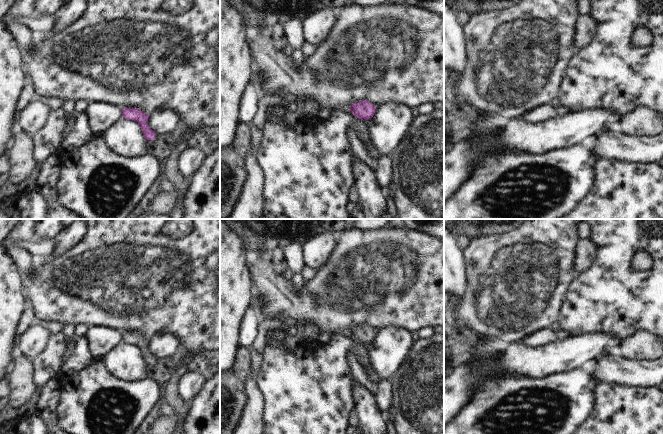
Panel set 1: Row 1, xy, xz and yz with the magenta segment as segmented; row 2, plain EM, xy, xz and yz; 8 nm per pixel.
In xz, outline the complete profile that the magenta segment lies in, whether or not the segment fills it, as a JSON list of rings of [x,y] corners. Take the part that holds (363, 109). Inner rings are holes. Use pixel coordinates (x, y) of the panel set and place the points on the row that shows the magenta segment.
[[[367,100],[354,102],[350,105],[349,111],[359,119],[370,119],[373,117],[376,110],[376,105]]]

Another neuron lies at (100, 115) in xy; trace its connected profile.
[[[89,102],[84,110],[92,134],[101,134],[113,122],[122,118],[122,108],[107,102]]]

